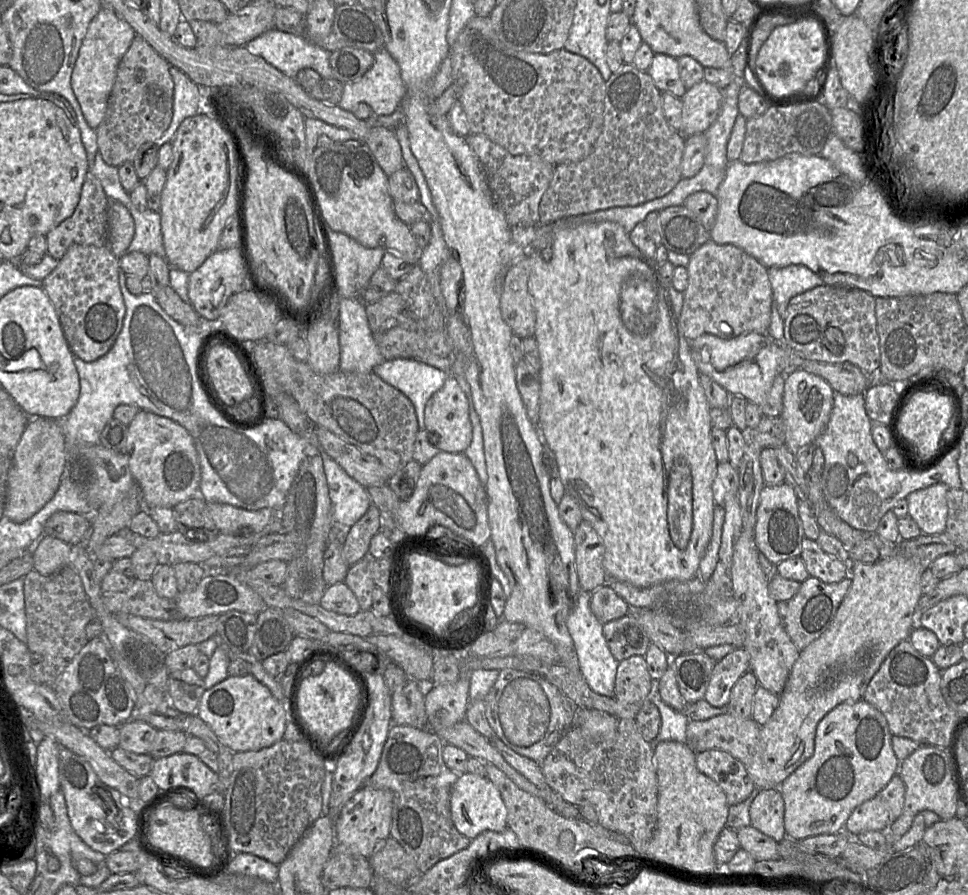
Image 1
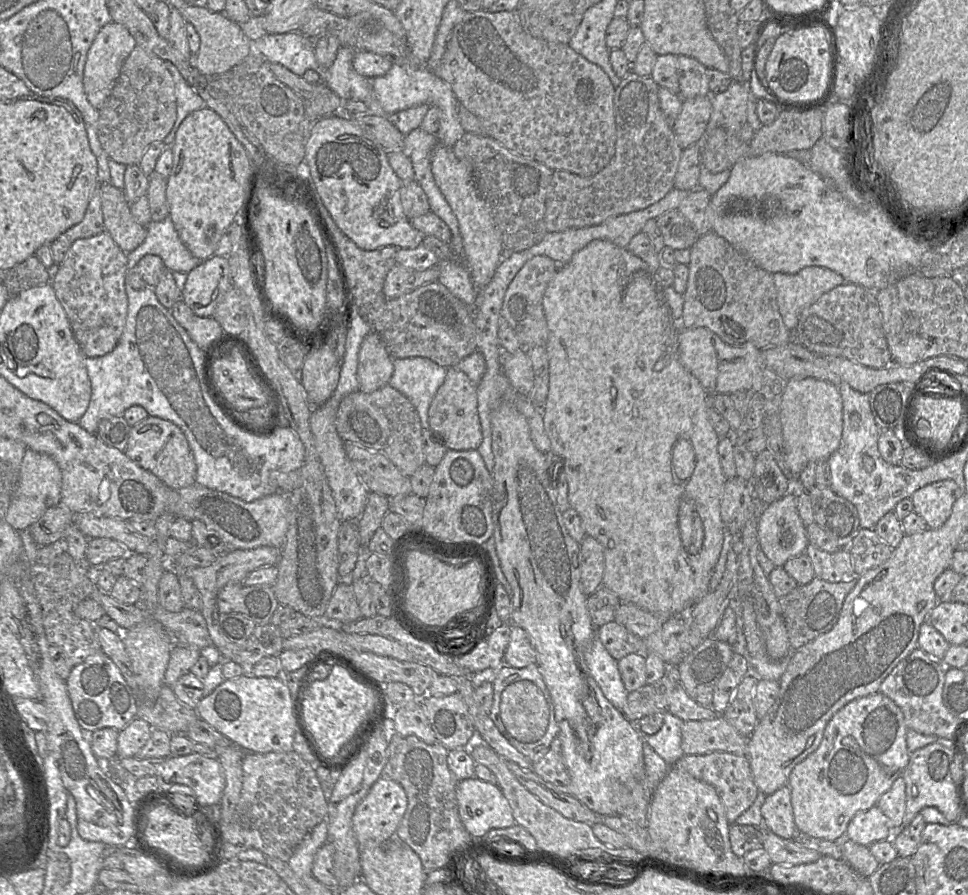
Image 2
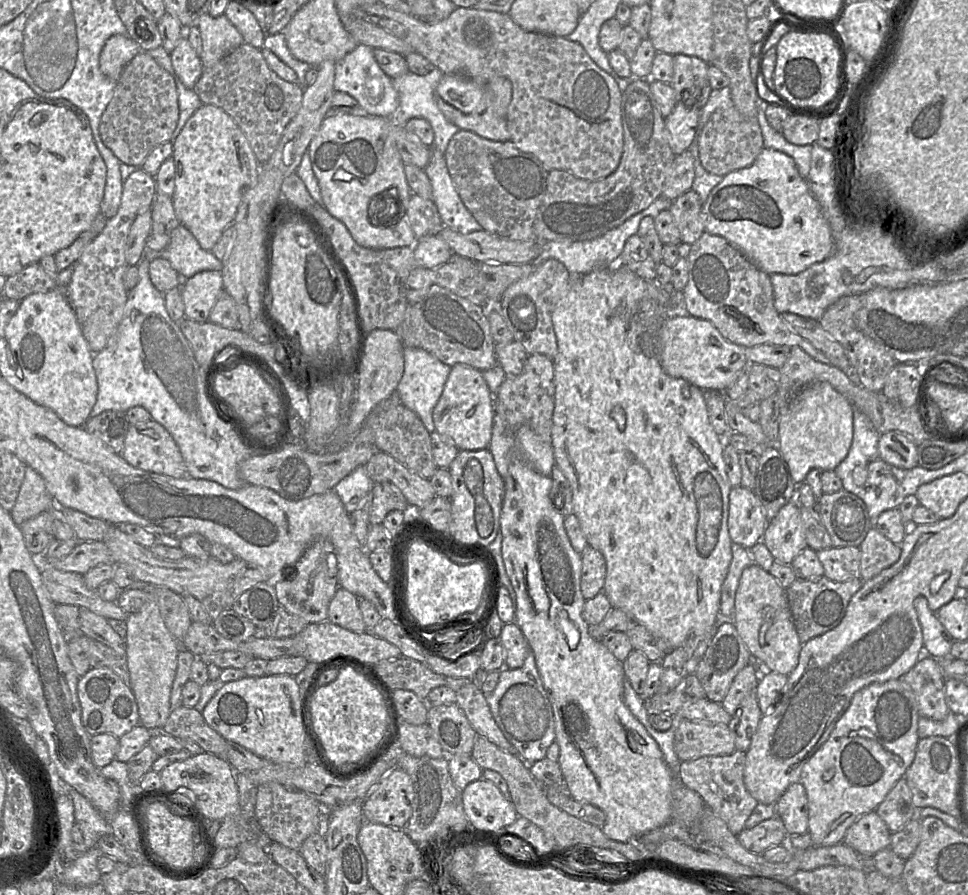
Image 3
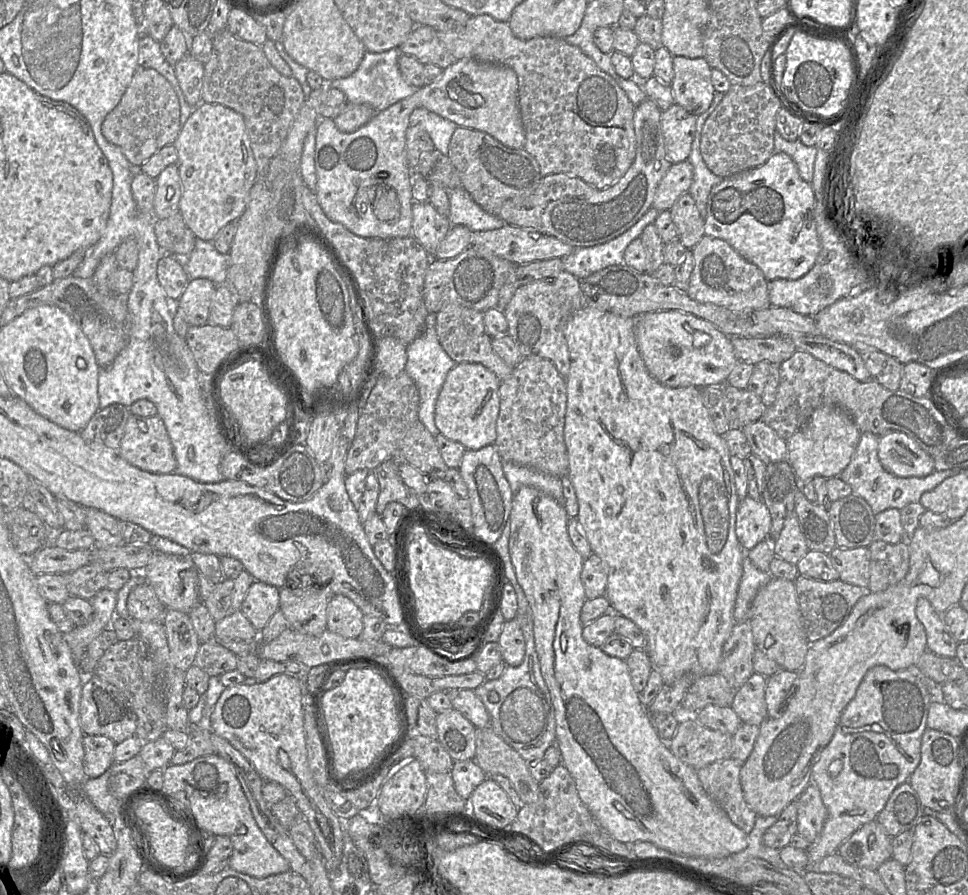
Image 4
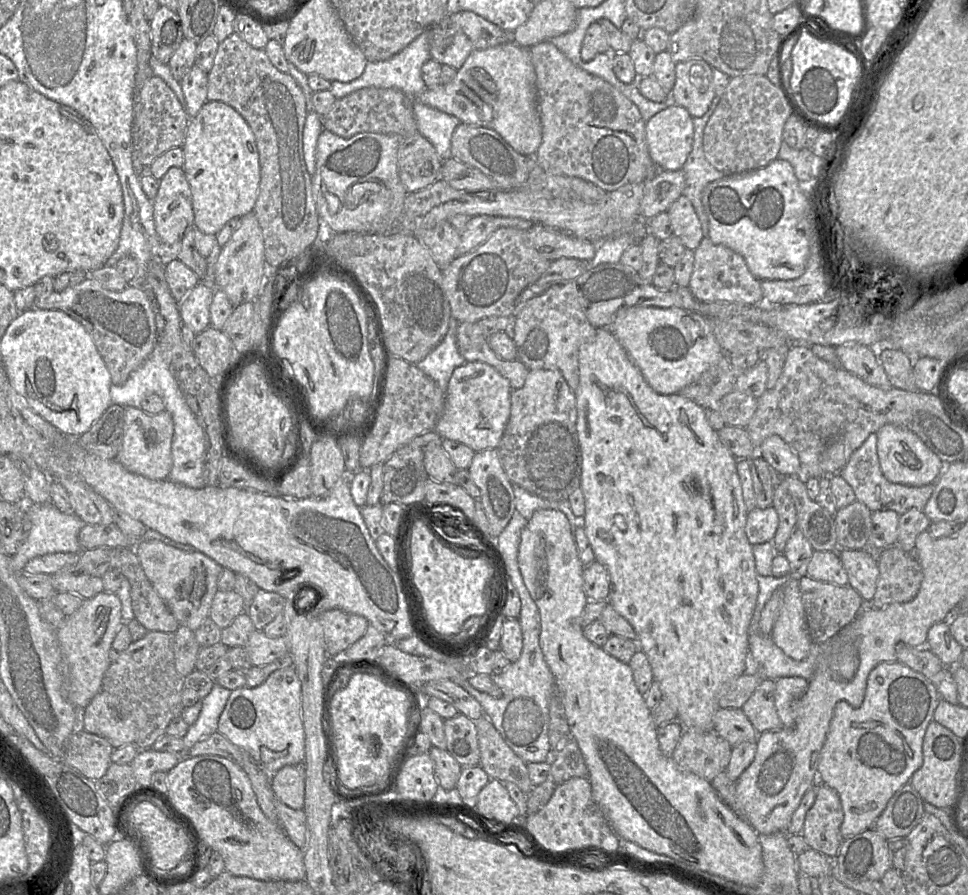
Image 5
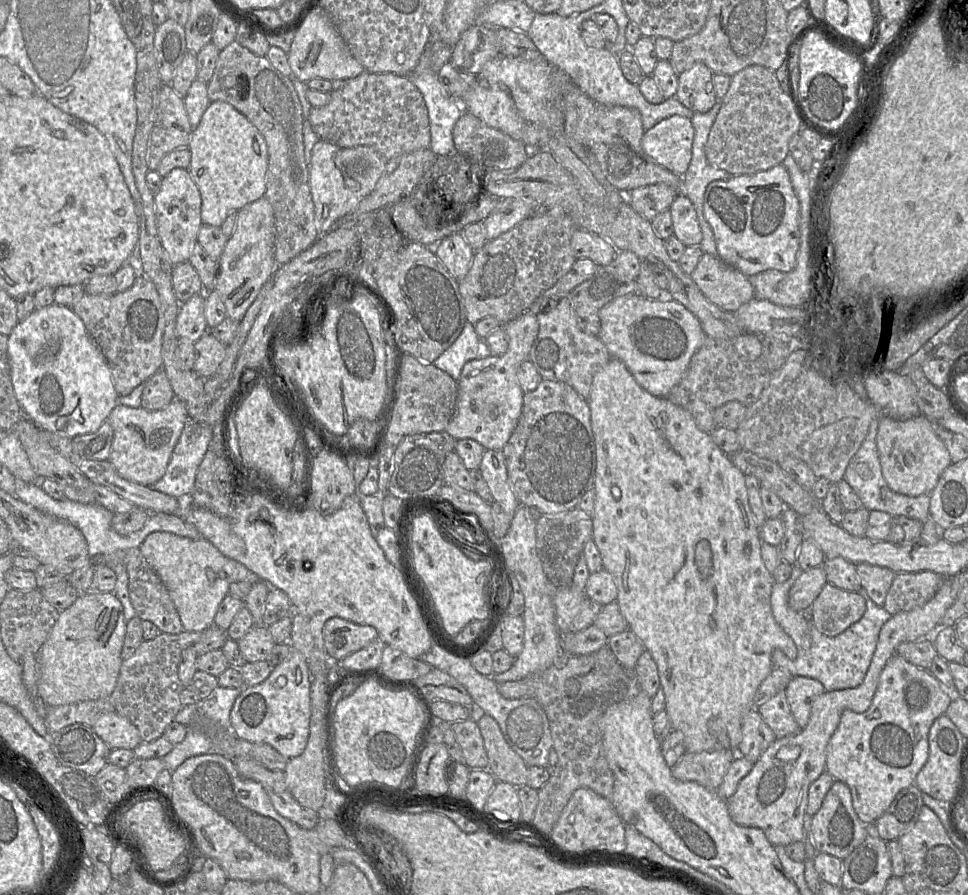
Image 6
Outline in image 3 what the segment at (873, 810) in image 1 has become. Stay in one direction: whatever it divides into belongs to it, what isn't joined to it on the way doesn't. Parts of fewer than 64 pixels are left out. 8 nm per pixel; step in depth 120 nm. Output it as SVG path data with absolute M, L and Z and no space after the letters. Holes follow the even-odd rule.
M876 811L860 816L846 831L843 843L864 858L889 848L892 833Z

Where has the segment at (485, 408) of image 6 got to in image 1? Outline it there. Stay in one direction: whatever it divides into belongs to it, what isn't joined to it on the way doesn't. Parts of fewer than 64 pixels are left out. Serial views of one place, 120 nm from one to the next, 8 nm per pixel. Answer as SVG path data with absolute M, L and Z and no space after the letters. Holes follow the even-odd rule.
M453 376L427 401L425 430L438 434L436 448L442 452L464 453L471 443L472 425L465 393Z

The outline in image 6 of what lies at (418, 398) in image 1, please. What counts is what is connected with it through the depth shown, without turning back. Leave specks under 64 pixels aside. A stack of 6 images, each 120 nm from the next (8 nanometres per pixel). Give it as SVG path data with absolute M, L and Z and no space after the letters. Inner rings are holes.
M467 321L454 343L432 364L458 381L464 364L481 355L491 354L487 352L485 341L475 332L474 325Z

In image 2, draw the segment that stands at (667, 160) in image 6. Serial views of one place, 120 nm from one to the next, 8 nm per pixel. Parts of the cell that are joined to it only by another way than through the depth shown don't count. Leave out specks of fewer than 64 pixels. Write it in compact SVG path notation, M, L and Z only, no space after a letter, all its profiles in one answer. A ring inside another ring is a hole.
M711 94L682 101L681 111L672 126L682 149L698 142L707 127L711 112Z

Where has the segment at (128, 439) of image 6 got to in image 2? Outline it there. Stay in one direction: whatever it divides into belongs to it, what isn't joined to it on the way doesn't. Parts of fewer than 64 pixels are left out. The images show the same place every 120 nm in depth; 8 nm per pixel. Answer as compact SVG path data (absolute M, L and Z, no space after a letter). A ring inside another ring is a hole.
M149 415L133 425L125 454L170 488L180 489L196 483L196 464L188 441L182 430L168 420Z

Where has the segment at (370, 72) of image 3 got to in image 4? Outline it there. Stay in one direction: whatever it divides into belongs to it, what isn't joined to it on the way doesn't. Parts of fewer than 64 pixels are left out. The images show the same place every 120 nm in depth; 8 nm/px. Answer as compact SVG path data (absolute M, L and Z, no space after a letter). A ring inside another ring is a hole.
M398 47L378 53L366 51L355 72L348 77L332 80L328 83L329 87L342 91L348 103L367 104L376 112L381 112L417 90L408 84L400 73L398 58L401 54Z

